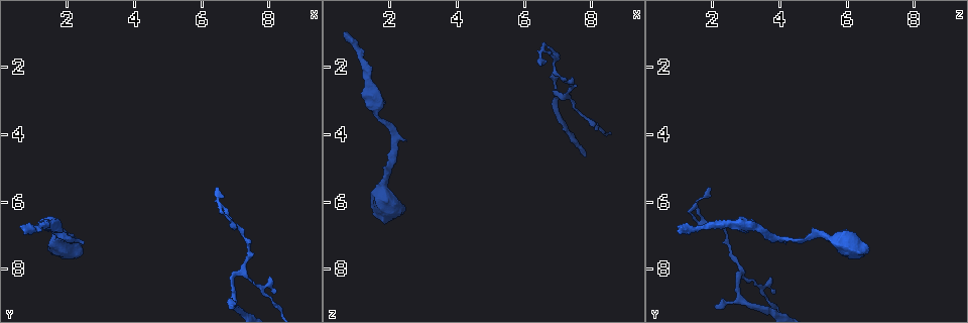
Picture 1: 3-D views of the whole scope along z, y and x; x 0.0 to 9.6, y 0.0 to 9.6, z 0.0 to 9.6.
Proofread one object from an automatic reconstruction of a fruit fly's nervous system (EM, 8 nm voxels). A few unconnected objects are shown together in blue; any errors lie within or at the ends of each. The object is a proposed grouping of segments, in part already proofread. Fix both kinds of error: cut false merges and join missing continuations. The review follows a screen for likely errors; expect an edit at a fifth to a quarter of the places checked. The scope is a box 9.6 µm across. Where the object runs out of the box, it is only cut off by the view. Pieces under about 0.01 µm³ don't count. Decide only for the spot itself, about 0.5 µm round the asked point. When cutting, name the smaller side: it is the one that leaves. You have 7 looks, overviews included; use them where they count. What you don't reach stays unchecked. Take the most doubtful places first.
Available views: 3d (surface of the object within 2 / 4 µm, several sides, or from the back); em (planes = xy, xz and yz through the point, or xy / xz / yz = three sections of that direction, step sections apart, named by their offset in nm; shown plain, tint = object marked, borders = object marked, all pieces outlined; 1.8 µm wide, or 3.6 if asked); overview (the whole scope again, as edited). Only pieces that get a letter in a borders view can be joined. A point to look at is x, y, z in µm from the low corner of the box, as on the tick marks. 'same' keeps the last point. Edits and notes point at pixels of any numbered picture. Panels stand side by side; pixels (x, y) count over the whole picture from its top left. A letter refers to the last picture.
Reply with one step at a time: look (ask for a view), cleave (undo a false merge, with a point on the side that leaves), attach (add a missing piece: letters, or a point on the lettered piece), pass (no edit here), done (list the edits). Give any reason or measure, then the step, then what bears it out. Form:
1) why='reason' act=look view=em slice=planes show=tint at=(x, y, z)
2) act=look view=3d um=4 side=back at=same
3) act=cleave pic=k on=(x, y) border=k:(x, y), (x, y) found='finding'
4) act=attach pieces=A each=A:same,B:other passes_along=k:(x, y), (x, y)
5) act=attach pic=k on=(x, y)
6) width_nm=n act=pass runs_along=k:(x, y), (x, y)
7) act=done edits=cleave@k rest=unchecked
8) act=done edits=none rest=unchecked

why='end of a long branch' act=look view=3d um=2 at=(0.55, 6.75, 1.10)

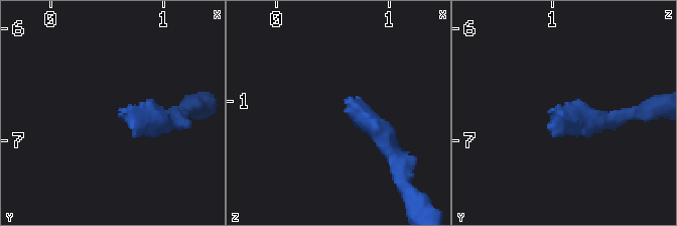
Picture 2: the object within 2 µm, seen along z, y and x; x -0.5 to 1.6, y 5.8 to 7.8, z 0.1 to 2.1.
why='shape alone is not enough' act=look view=em slice=yz step=16 show=borders at=(0.60, 6.74, 1.06)

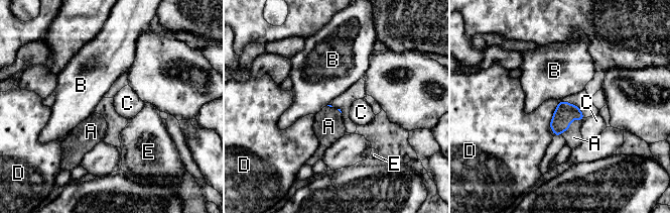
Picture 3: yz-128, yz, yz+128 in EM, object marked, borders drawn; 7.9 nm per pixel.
act=attach pic=3 on=(573, 137) each=A:same,B:other,C:other,D:other,E:other passes_along=3:(564, 113), (569, 123), (573, 137) found='it goes on there'

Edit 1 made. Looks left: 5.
act=look view=em slice=planes show=plain at=(6.60, 6.15, 1.50)

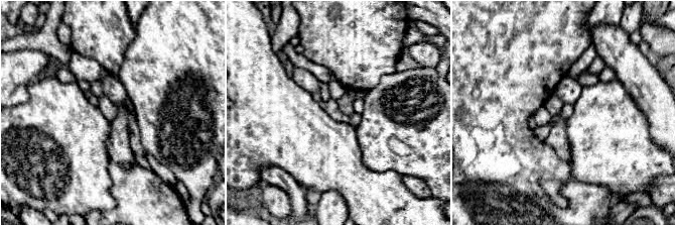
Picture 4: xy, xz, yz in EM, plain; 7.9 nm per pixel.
act=look view=em slice=planes show=borders at=same

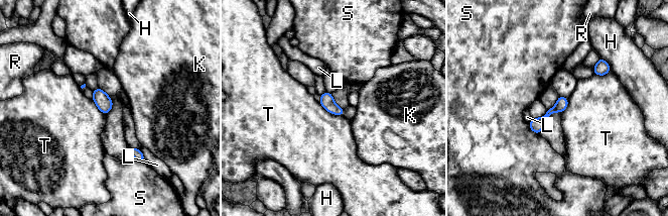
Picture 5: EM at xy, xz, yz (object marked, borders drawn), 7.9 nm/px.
act=pass each=H:other,K:other,L:other,R:other,S:other,T:other runs_along=5:(565, 101), (532, 126) found='all the same neuron'

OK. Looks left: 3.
why='calibre changes' act=look view=3d um=2 at=(2.05, 7.20, 4.40)

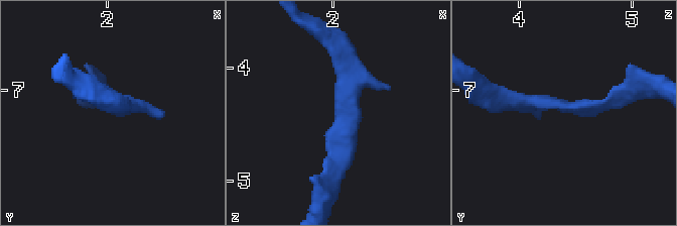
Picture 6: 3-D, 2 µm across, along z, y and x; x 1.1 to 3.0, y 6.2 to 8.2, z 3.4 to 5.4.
act=look view=em slice=planes show=borders at=(2.08, 7.12, 4.40)

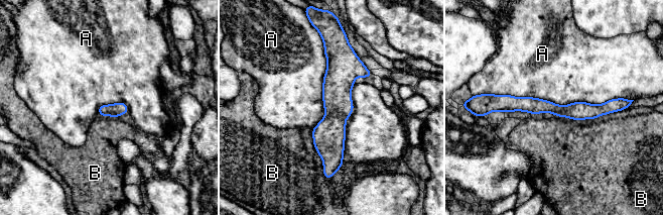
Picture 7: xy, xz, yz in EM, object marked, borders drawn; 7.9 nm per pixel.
width_nm=100 act=pass each=A:other,B:other runs_along=7:(326, 46), (336, 56), (335, 168) found='all the same neuron'

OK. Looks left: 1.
act=done edits=attach@3 rest=unchecked

